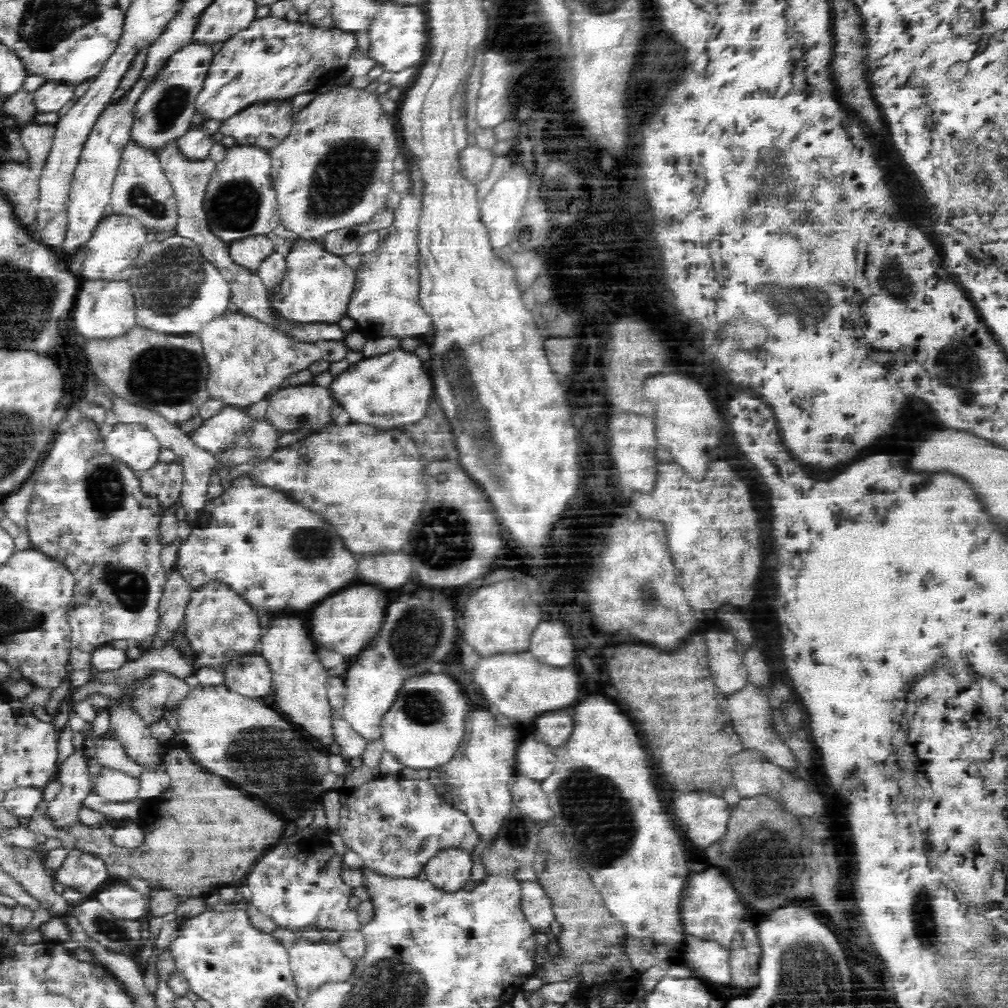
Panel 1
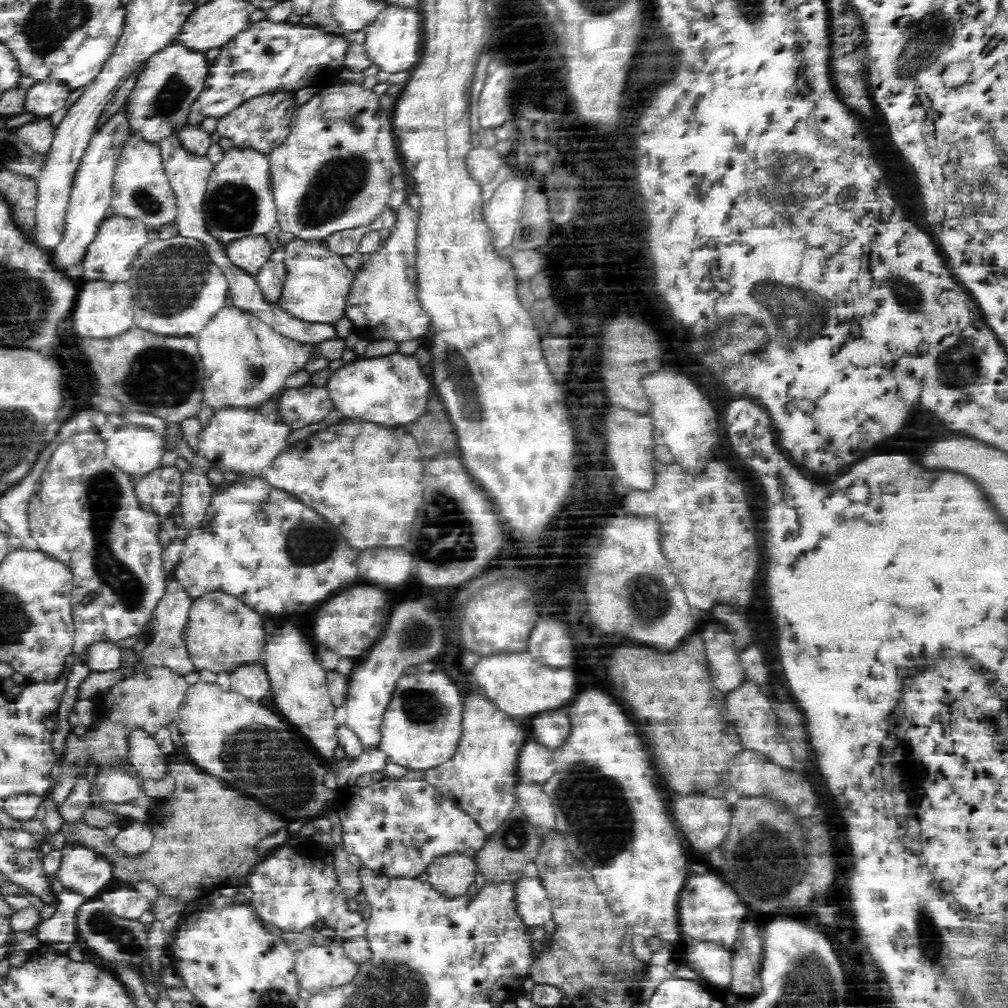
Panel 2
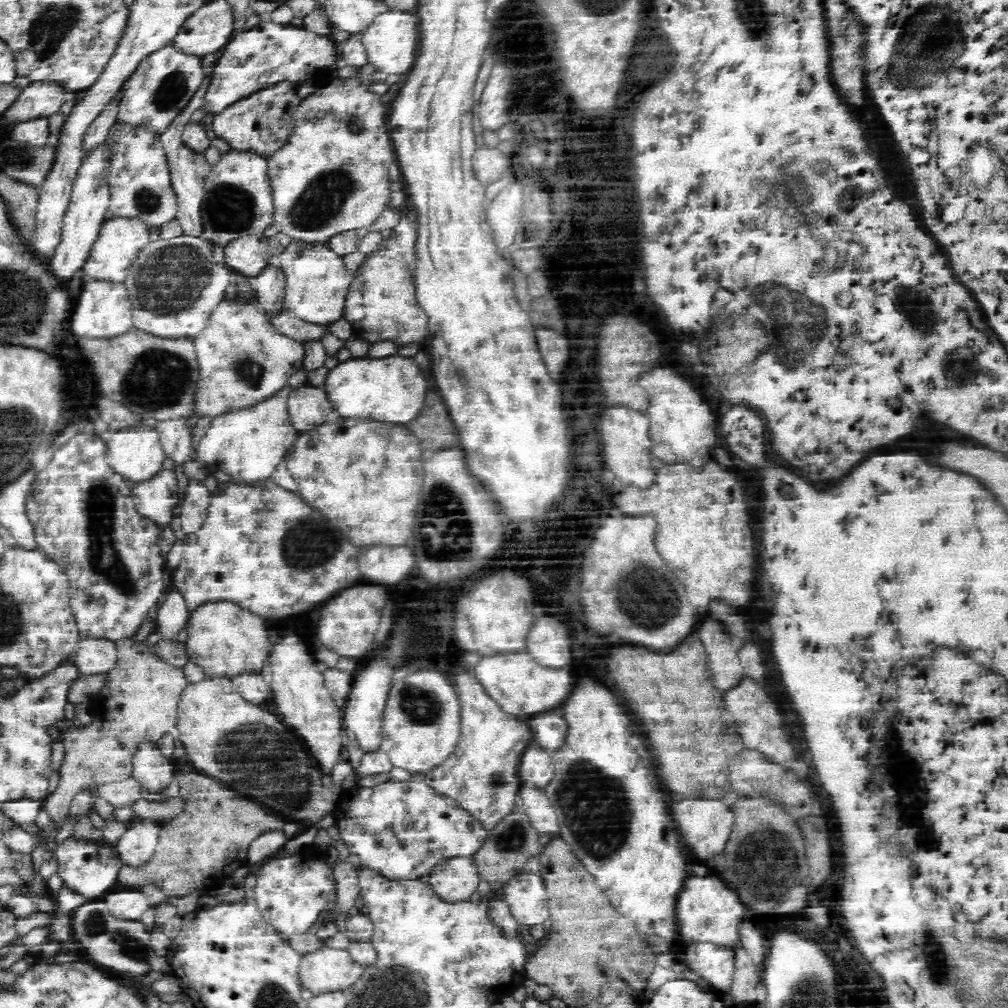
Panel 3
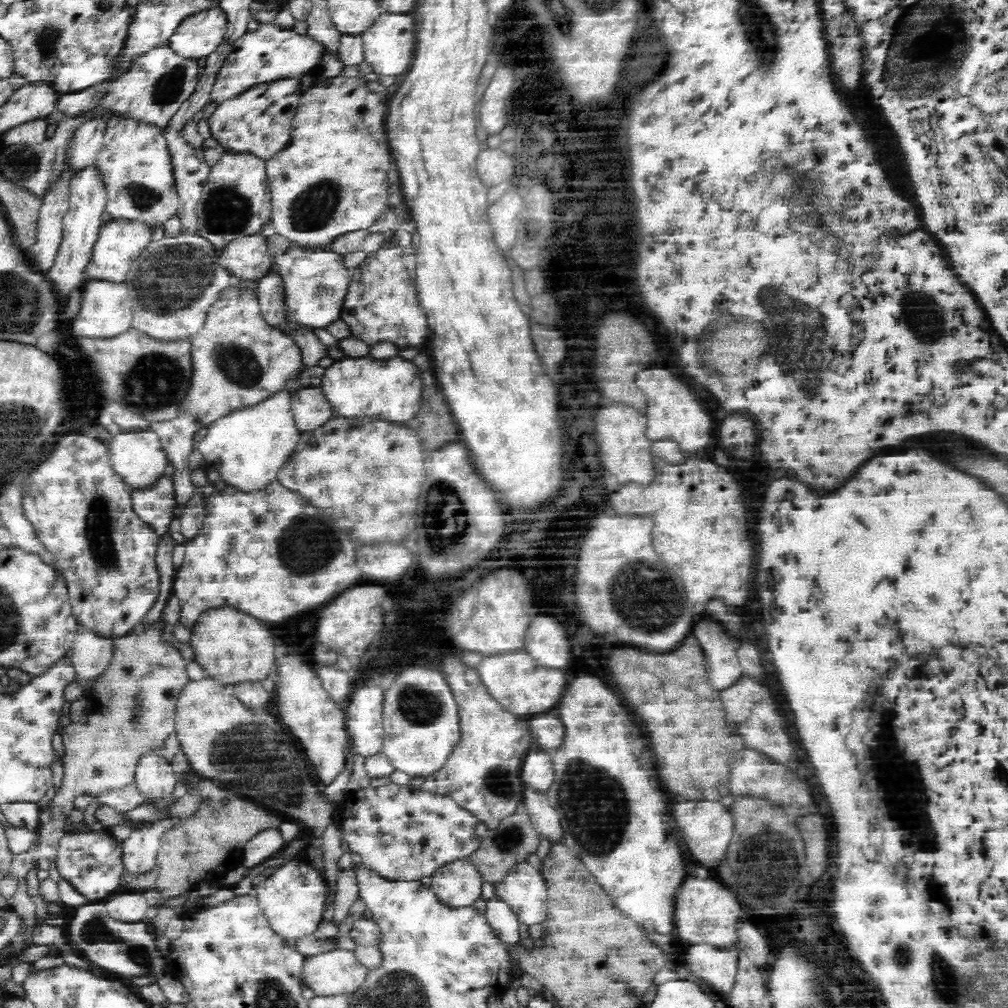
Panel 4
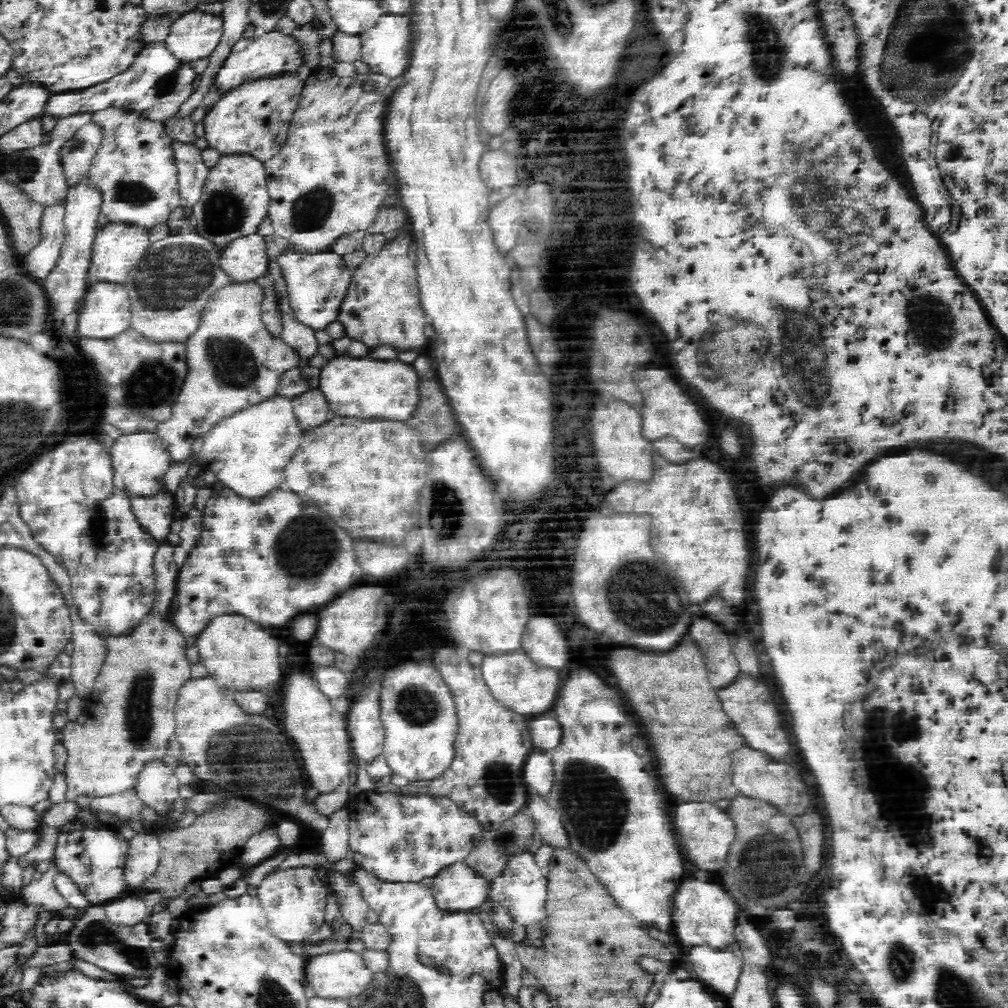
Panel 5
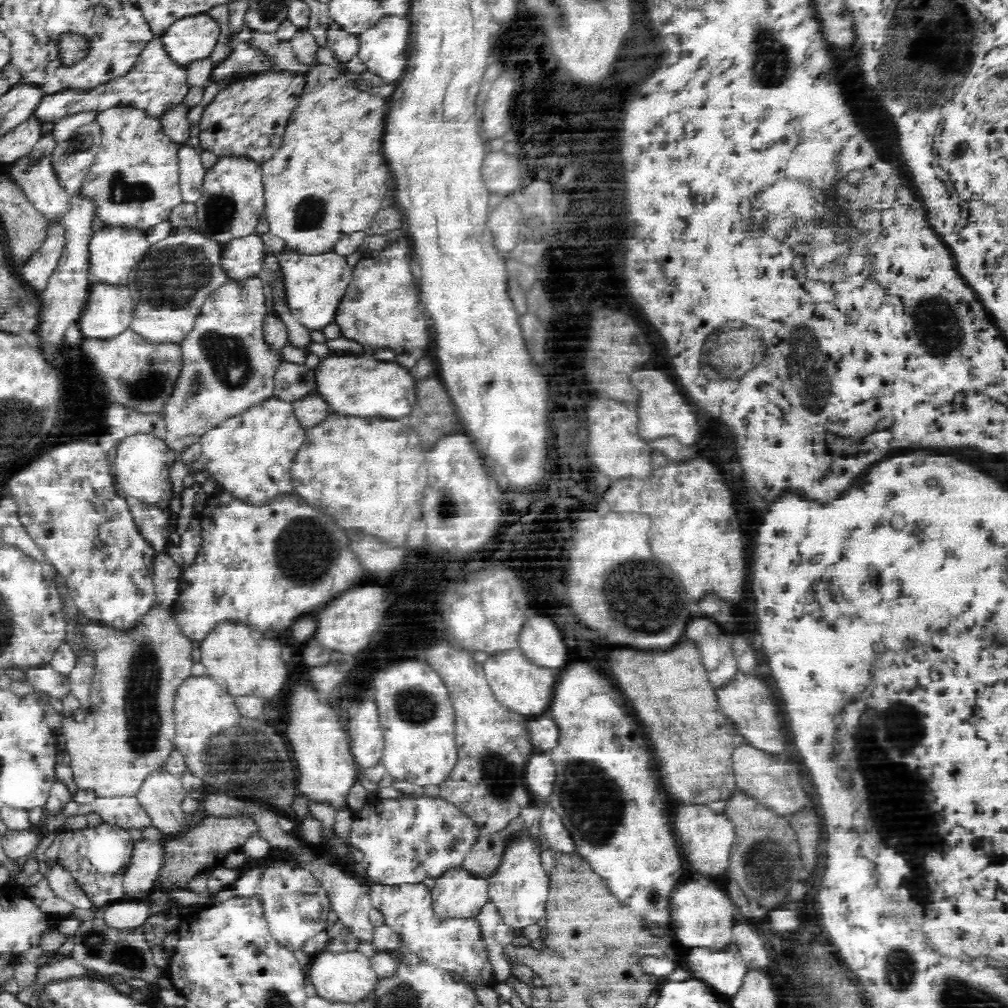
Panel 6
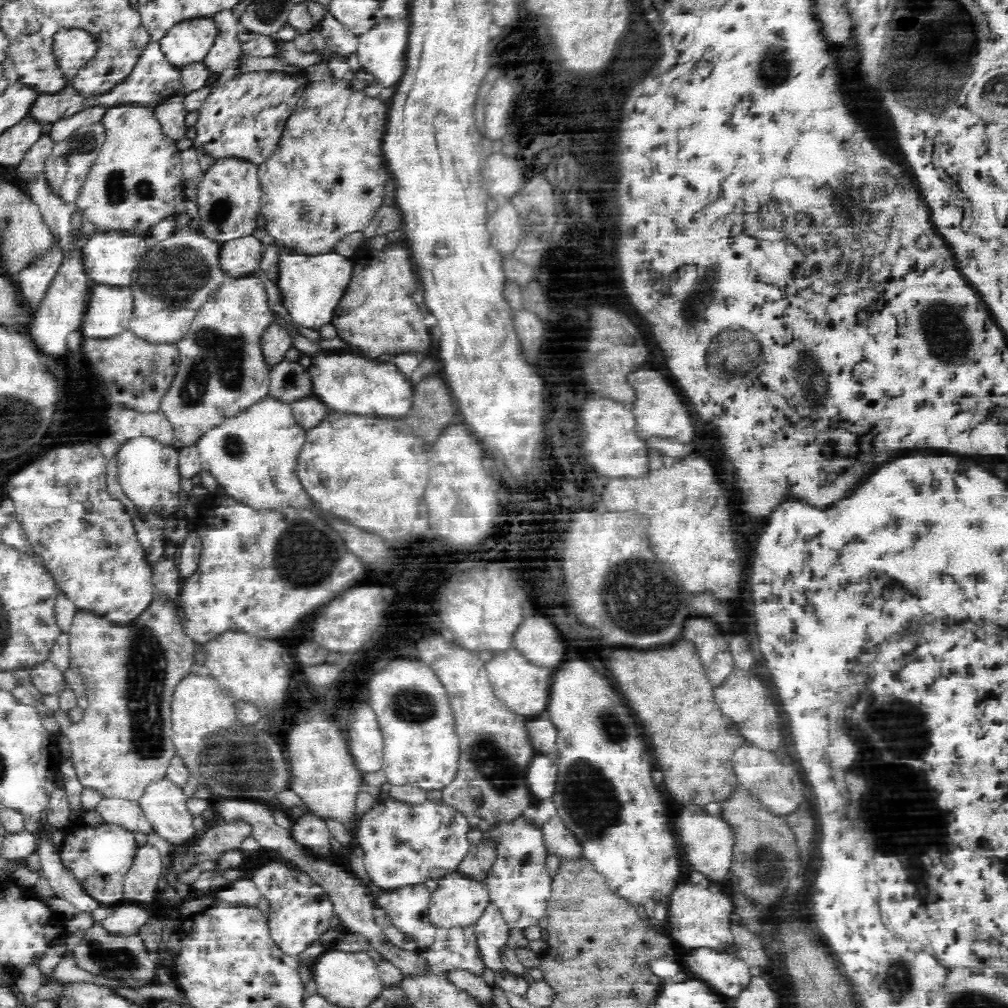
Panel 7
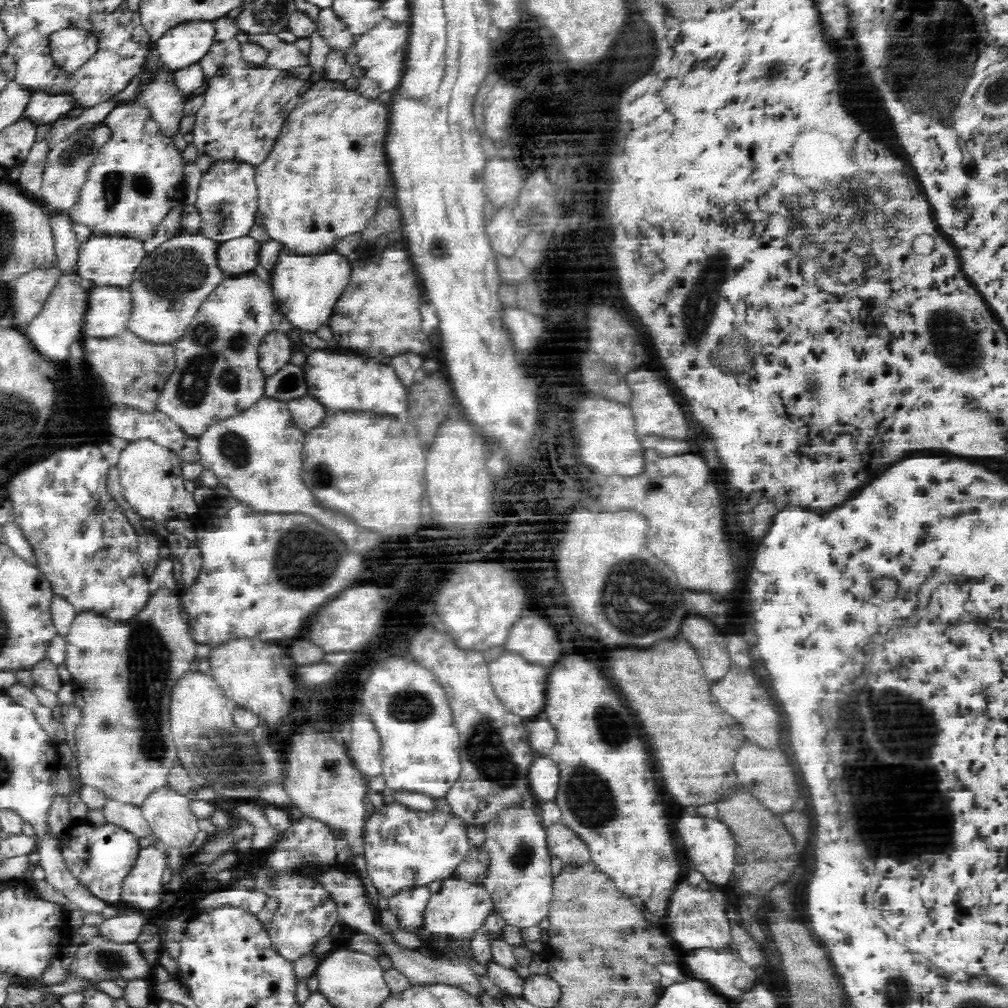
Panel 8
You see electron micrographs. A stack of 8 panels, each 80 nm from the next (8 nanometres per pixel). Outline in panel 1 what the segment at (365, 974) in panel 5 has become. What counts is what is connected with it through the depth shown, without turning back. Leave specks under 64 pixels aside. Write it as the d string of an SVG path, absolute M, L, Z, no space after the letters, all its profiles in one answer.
M303 935L285 949L295 985L297 988L304 988L310 993L314 992L321 984L345 981L355 970L354 961L344 956L338 942L326 943L317 939L317 935Z

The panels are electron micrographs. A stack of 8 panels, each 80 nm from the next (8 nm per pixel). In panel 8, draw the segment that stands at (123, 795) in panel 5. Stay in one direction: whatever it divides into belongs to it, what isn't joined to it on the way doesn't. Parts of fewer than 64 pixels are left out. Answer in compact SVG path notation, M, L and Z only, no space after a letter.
M106 799L104 806L101 808L106 817L107 824L125 828L134 836L149 837L153 836L152 829L147 821L143 818L141 807L135 804L123 803L119 800Z

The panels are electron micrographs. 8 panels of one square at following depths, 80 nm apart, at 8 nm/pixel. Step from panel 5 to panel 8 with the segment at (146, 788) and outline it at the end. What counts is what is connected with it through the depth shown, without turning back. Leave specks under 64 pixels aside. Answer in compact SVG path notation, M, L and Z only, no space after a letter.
M166 784L150 792L140 807L143 818L150 825L153 834L158 840L168 847L171 846L182 850L190 847L200 831L198 829L198 819L189 807L190 802L186 795L179 793L176 789Z

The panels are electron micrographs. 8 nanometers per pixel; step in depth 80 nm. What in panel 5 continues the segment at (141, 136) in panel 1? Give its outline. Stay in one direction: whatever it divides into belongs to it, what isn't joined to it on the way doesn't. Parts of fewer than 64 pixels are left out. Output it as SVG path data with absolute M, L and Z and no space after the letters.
M153 43L139 52L130 68L104 83L86 90L52 93L45 115L60 119L114 108L164 125L179 112L180 106L191 95L196 81L197 73L190 63L175 58L164 43Z

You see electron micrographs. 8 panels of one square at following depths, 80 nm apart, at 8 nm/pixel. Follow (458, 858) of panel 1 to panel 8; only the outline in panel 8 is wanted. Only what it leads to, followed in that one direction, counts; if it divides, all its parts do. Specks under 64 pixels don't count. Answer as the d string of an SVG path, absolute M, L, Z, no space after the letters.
M456 876L448 877L442 881L440 890L431 894L424 911L424 924L426 930L433 934L470 941L474 931L484 922L492 907L493 900L486 887L460 880Z

